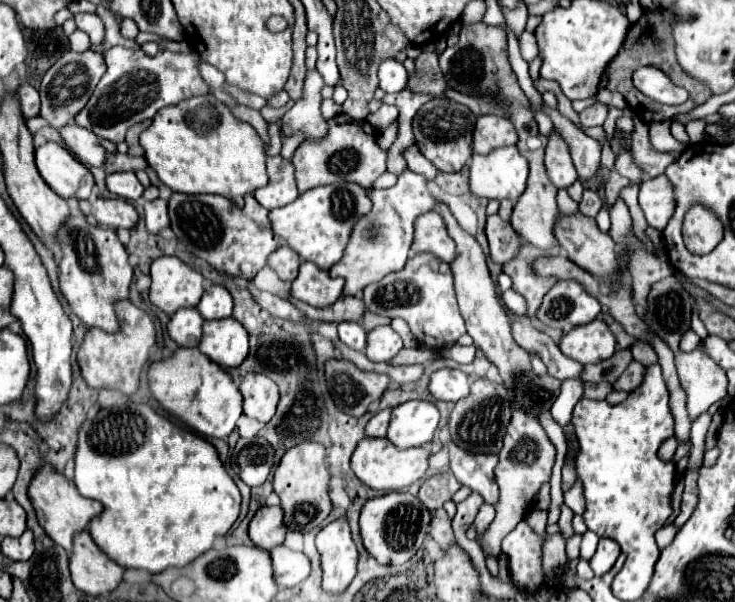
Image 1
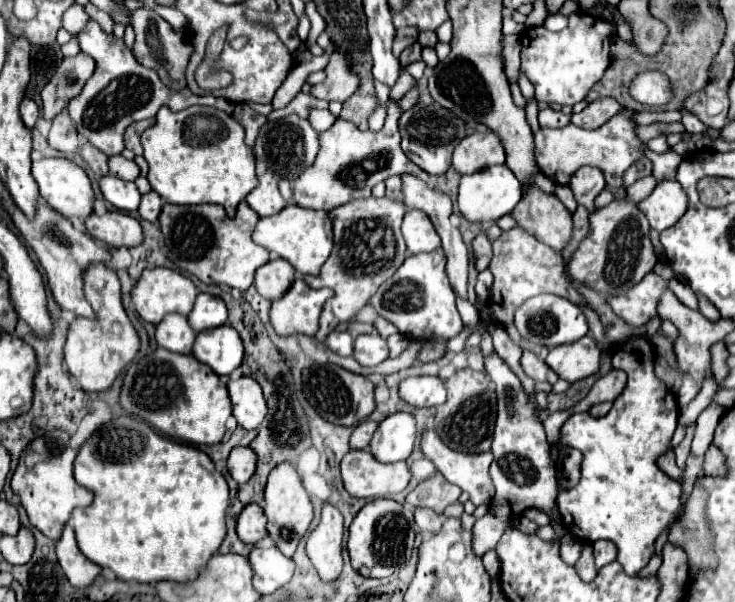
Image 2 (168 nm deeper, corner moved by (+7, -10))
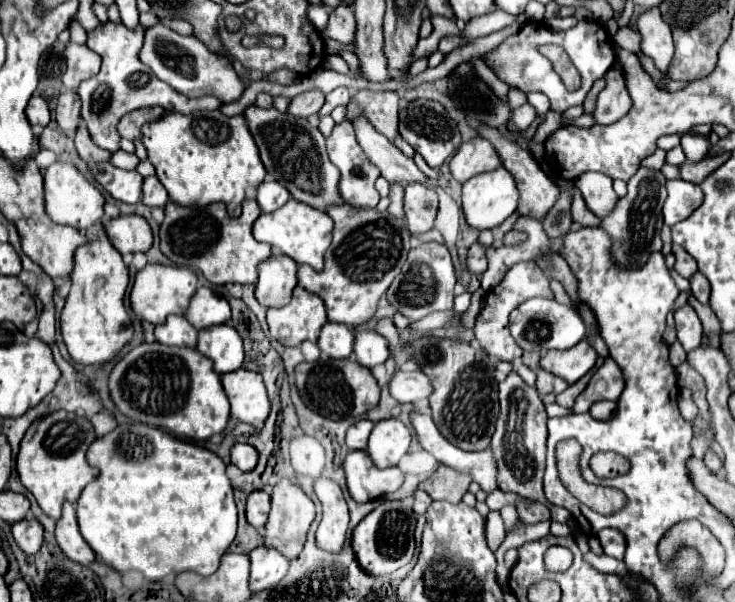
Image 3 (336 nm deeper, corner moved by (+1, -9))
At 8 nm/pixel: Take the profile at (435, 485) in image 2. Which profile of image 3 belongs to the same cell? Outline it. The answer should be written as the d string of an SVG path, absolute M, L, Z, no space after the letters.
M440 465L434 475L430 475L426 481L418 485L418 489L426 491L436 501L460 503L464 493L468 491L468 485L470 485L468 473L458 473L448 465Z

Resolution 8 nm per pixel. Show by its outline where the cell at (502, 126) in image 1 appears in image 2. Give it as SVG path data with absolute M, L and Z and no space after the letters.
M474 132L466 136L454 150L452 166L460 174L472 174L482 168L504 162L504 146L494 132Z

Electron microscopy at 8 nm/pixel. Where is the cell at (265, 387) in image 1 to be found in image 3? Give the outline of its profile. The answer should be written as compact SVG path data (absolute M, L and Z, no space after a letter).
M236 369L232 373L224 373L220 379L230 401L232 417L244 423L266 421L270 413L270 401L260 373Z

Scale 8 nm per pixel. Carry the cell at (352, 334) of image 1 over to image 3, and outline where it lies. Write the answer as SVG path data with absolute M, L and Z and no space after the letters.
M326 323L318 337L318 347L332 359L346 359L354 347L354 335L346 325Z

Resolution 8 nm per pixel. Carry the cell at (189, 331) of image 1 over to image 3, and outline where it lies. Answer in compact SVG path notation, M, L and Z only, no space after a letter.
M170 315L166 323L156 325L154 329L156 339L162 345L176 345L176 347L196 347L198 331L186 321L184 315Z

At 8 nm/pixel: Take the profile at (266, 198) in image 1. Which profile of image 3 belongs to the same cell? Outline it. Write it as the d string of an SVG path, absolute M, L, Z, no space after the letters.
M264 181L260 187L258 187L258 205L264 213L272 213L276 211L278 207L282 207L286 201L290 199L290 193L286 187L282 187L280 183L276 181Z

